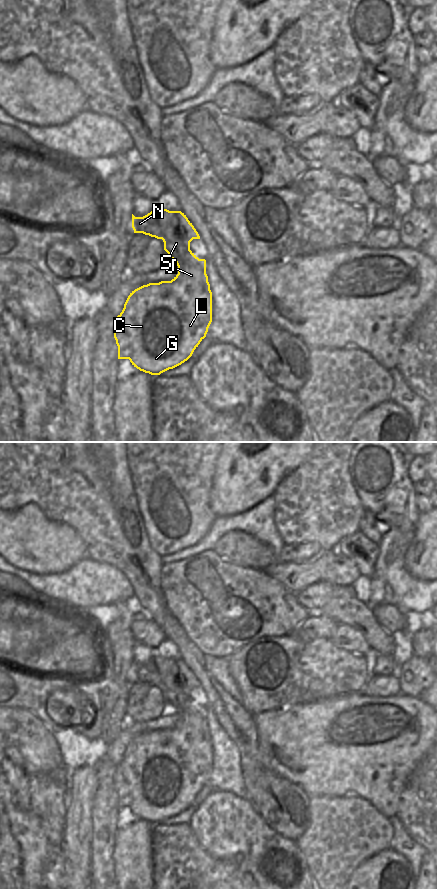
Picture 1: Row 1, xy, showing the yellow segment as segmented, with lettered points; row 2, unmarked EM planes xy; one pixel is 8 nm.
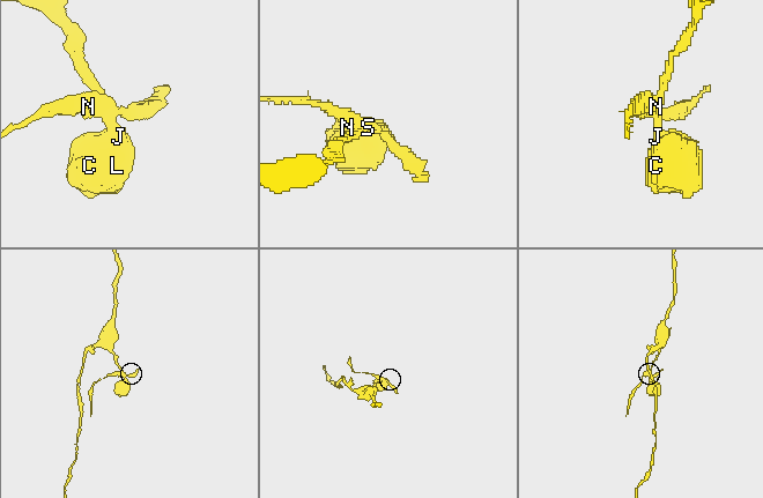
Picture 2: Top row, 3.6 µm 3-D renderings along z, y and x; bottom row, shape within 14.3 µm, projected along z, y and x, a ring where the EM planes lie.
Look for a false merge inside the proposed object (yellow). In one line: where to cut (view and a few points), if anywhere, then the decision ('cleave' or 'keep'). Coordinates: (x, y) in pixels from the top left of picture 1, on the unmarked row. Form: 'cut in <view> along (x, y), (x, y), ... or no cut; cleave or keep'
cut in xy along (175, 659), (179, 672), (183, 676), (189, 691); cleave

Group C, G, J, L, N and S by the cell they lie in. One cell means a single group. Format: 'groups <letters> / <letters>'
groups C G J L S / N

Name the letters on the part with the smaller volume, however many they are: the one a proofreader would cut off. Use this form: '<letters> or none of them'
N

